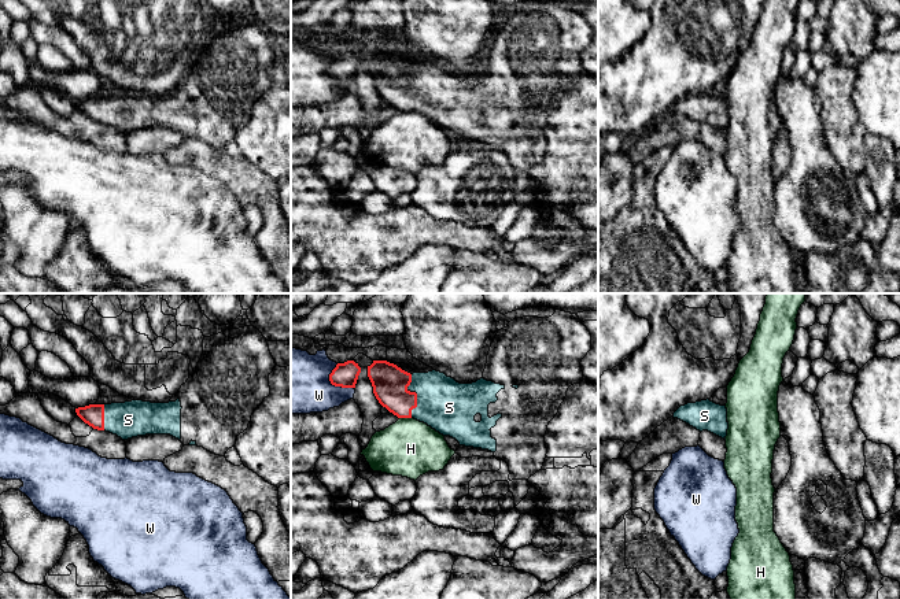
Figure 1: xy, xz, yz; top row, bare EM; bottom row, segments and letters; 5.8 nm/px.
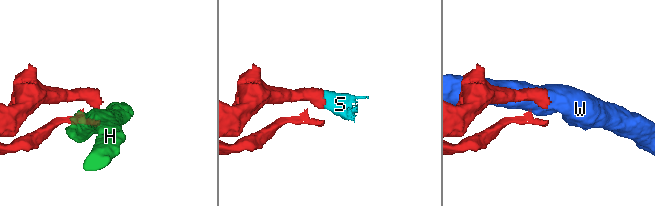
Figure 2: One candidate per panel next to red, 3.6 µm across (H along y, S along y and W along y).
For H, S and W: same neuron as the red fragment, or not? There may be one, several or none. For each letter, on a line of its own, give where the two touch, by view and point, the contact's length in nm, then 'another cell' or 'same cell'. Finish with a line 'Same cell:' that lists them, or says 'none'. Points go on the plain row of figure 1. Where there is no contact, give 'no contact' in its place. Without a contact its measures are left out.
H: xz (405, 110) | 70 nm | another cell
S: xz (416, 88) | 260 nm | same cell
W: xz (332, 77) | 180 nm | another cell
Same cell: S

